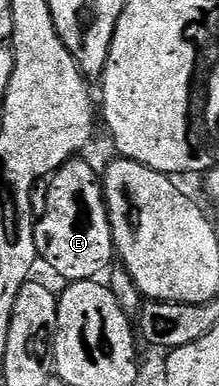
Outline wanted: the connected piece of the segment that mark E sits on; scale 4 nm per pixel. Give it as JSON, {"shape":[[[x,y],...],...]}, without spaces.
{"shape":[[[77,156],[65,163],[64,166],[60,166],[56,169],[56,173],[51,175],[50,181],[47,183],[48,195],[44,198],[44,215],[39,215],[36,218],[36,231],[34,232],[34,240],[36,241],[36,253],[44,262],[53,270],[56,274],[61,274],[64,280],[68,282],[87,282],[89,280],[96,280],[101,277],[113,265],[114,262],[114,247],[112,245],[112,225],[108,219],[108,205],[104,202],[104,188],[102,185],[101,175],[96,174],[96,170],[88,162],[83,162],[83,157]]]}

